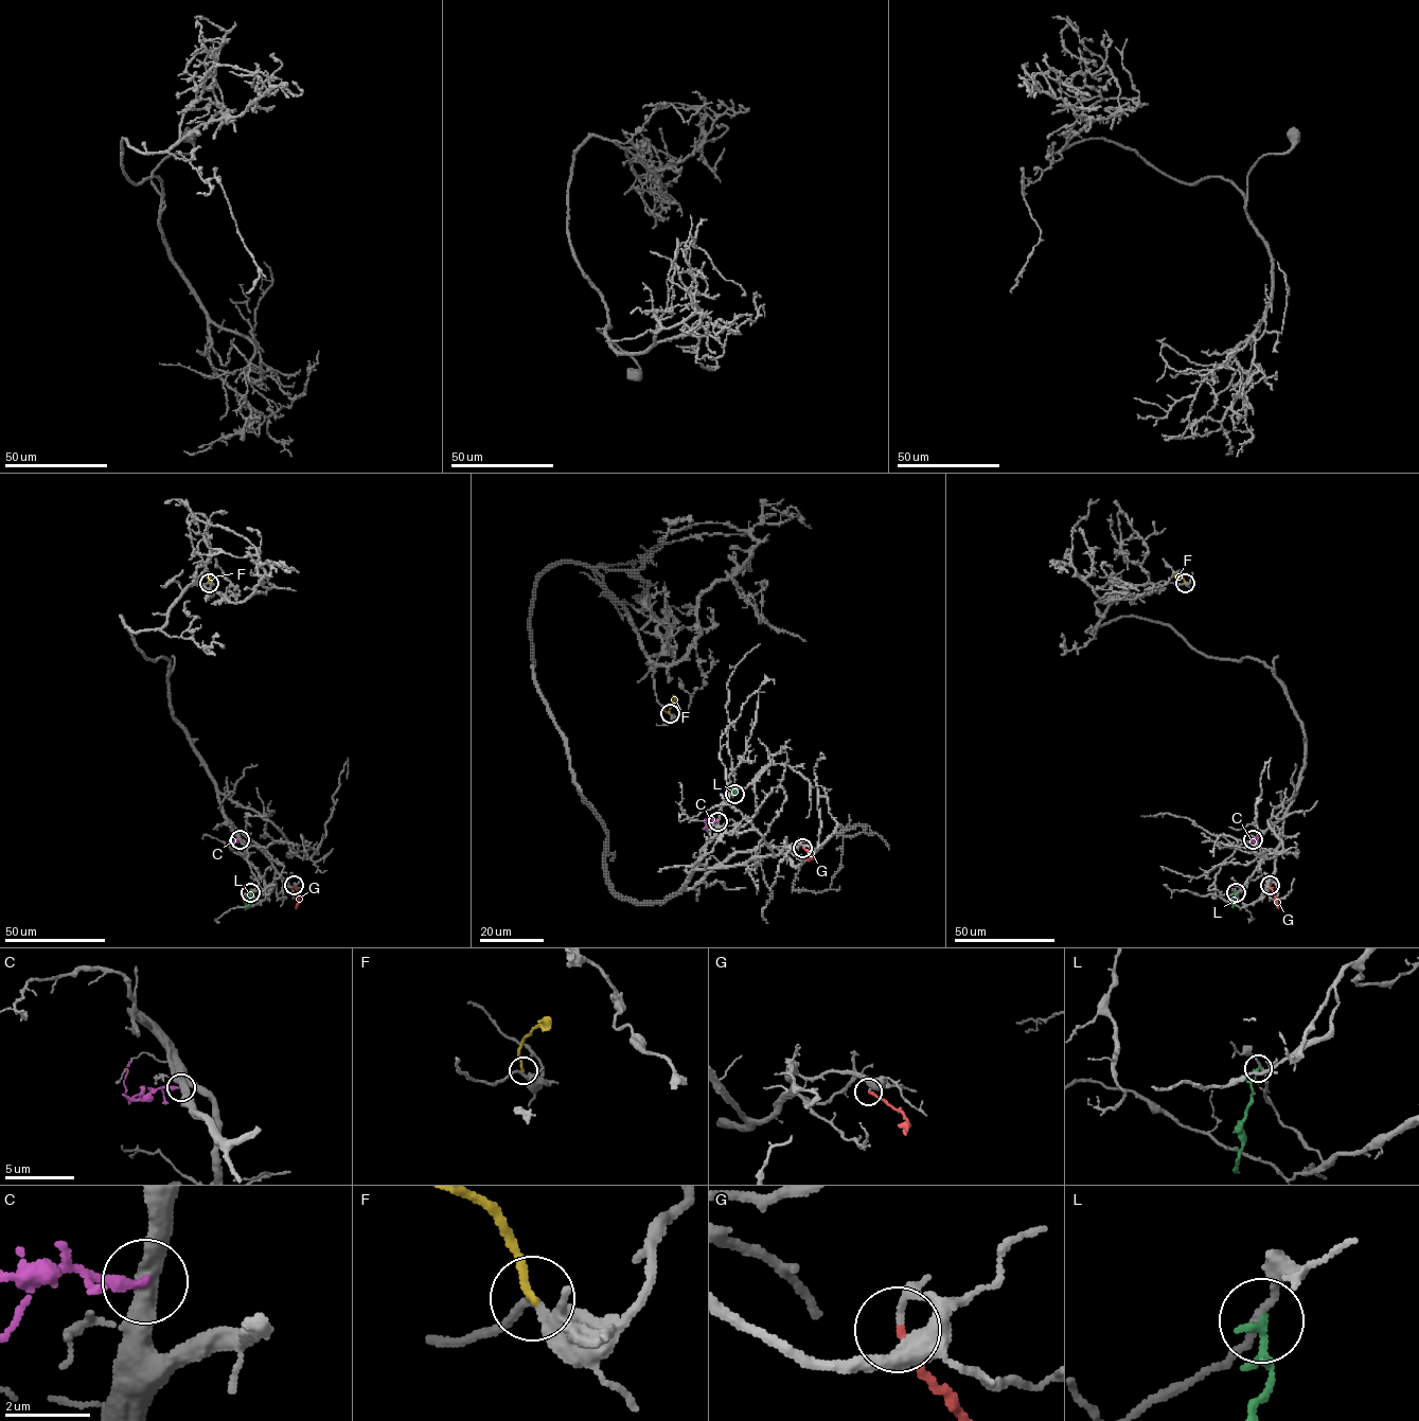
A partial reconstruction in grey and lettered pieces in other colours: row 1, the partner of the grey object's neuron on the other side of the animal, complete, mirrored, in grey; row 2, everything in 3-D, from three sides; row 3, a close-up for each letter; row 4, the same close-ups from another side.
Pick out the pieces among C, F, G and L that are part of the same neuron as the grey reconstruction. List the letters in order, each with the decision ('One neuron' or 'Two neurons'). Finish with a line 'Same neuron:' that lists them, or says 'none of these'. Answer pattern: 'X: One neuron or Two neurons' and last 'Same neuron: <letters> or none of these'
C: Two neurons
F: Two neurons
G: One neuron
L: Two neurons
Same neuron: G

